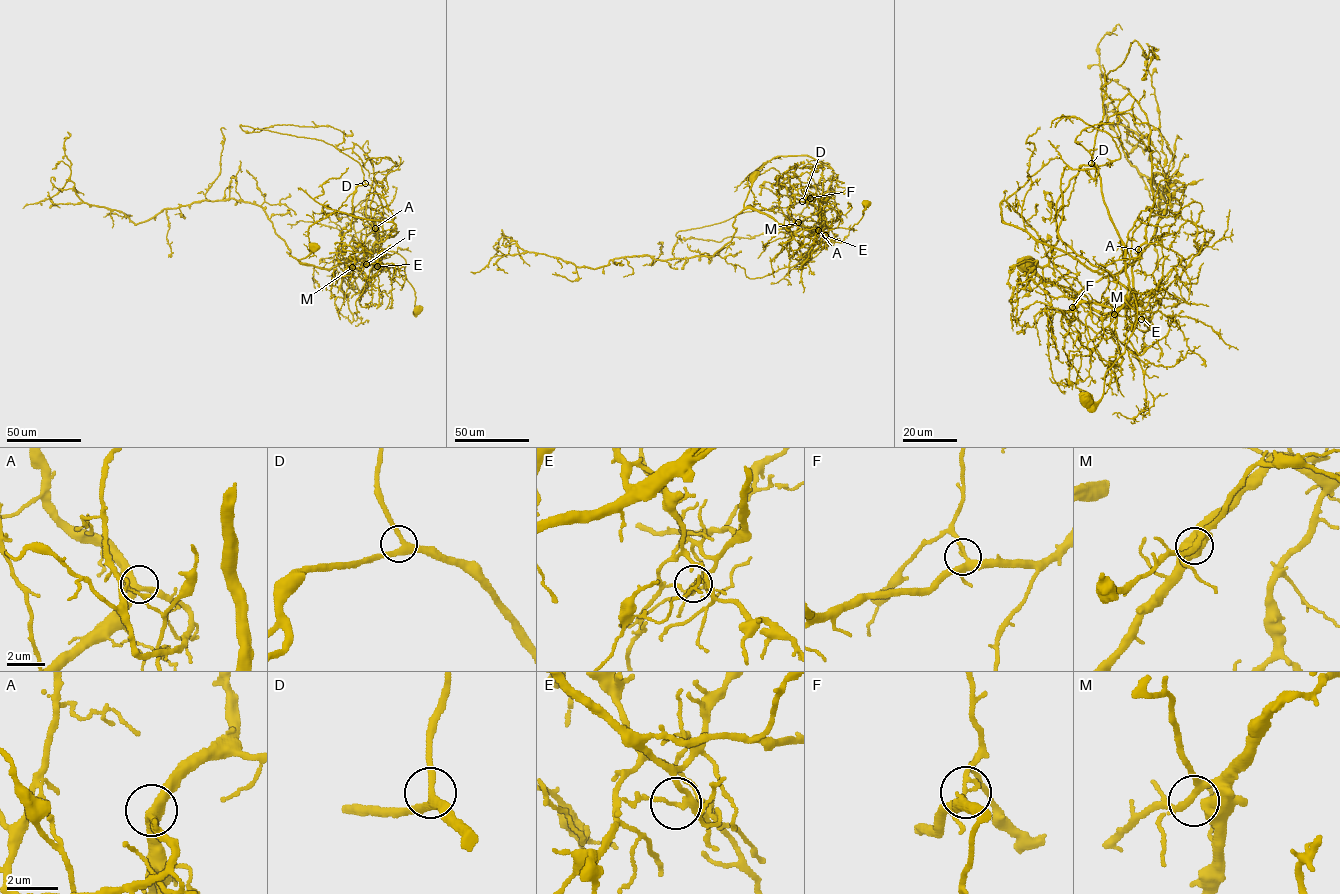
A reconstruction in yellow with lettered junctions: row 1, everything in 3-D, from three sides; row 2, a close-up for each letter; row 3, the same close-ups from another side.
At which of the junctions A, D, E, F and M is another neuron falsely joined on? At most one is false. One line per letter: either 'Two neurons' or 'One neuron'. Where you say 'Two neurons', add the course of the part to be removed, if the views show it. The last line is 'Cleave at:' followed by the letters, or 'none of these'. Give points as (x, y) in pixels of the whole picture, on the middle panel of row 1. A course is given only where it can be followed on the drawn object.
A: One neuron
D: One neuron
E: Two neurons. Course of the part to remove: (825, 235), (818, 228), (826, 223), (823, 212), (802, 201), (745, 212), (675, 235), (721, 241), (785, 226)
F: One neuron
M: One neuron
Cleave at: E

